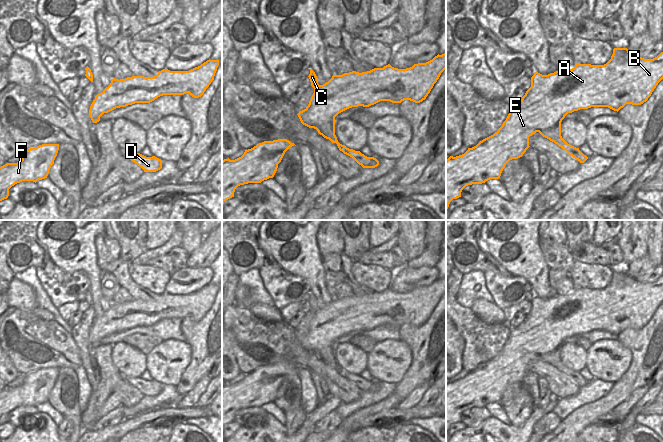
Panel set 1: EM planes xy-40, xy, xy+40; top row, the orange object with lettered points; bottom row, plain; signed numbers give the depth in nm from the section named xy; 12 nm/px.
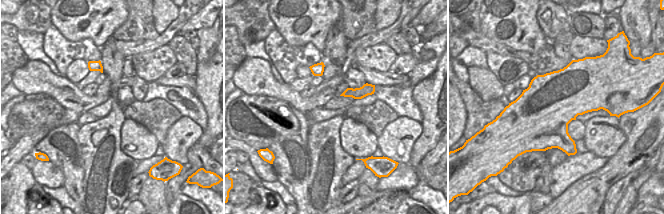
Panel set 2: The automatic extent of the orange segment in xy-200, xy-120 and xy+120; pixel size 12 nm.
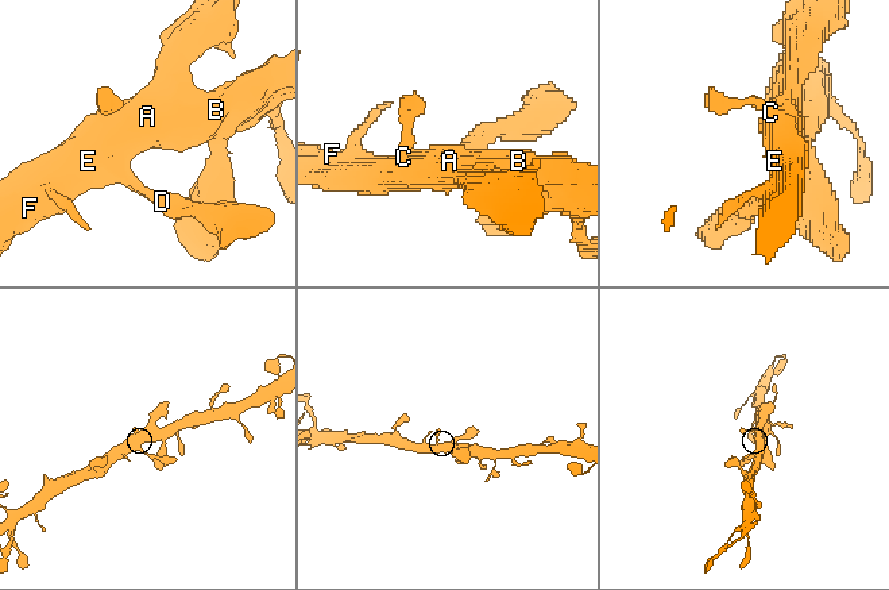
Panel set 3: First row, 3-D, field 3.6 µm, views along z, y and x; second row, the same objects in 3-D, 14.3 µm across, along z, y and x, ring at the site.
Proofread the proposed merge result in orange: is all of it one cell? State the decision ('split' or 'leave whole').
leave whole

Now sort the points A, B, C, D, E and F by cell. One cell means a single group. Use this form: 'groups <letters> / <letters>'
groups A B C D E F

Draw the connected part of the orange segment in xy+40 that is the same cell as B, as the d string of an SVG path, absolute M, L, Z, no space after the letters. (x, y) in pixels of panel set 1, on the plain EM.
M614 272L611 283L604 289L575 287L575 291L568 295L548 299L536 295L531 301L531 311L521 324L511 328L510 336L497 356L468 372L464 378L446 383L446 434L453 423L461 421L466 410L499 403L510 384L523 380L530 371L529 361L536 356L584 387L588 381L561 360L561 346L565 340L591 331L608 331L618 336L626 328L641 329L662 303L663 276L653 283L644 283L627 272Z

